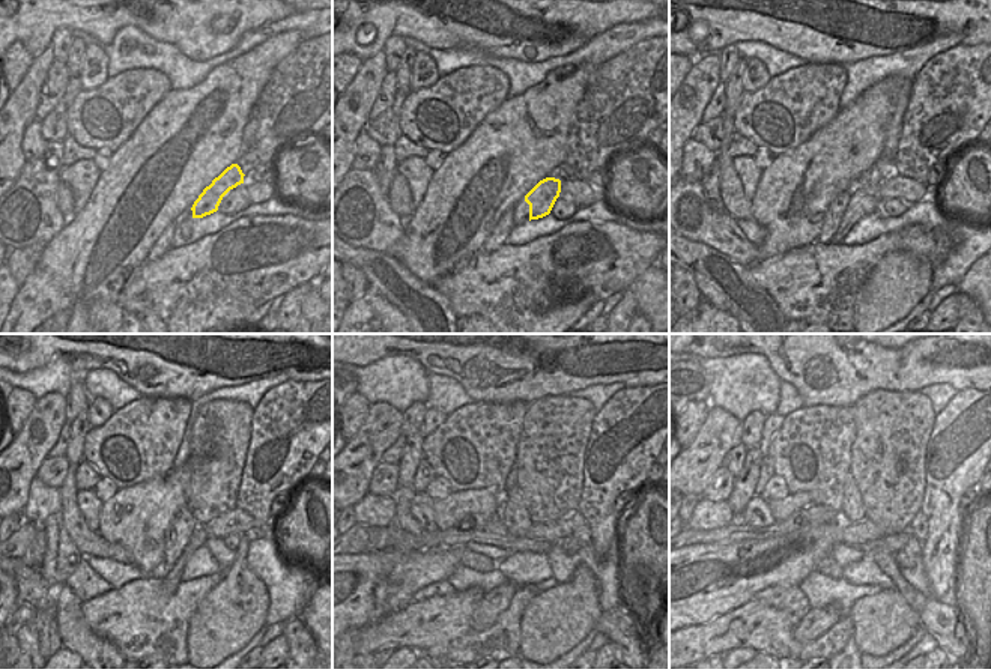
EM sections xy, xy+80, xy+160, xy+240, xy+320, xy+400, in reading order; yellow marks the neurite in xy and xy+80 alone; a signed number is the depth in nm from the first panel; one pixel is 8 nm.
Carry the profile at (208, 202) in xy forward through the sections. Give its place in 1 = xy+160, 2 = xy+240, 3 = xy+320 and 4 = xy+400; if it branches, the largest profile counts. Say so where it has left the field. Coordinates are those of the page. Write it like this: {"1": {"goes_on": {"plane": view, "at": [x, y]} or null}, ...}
{"1": {"goes_on": {"plane": "xy+160", "at": [874, 200]}}, "2": {"goes_on": {"plane": "xy+240", "at": [170, 582]}}, "3": {"goes_on": {"plane": "xy+320", "at": [495, 602]}}, "4": {"goes_on": {"plane": "xy+400", "at": [817, 621]}}}

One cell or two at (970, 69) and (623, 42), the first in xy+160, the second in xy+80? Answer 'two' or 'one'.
two

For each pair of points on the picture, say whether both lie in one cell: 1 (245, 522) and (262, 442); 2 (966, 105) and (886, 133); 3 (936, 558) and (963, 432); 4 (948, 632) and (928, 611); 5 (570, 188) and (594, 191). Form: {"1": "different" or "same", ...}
{"1": "different", "2": "different", "3": "same", "4": "same", "5": "same"}

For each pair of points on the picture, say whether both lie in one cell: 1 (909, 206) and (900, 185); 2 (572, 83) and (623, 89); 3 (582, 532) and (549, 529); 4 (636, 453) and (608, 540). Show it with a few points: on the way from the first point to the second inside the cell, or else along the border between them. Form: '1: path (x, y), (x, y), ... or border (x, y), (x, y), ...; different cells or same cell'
1: border (889, 202), (913, 200), (918, 205); different cells
2: border (597, 66), (575, 118); different cells
3: border (584, 522), (572, 532); different cells
4: path (615, 474), (606, 483), (606, 519); same cell

